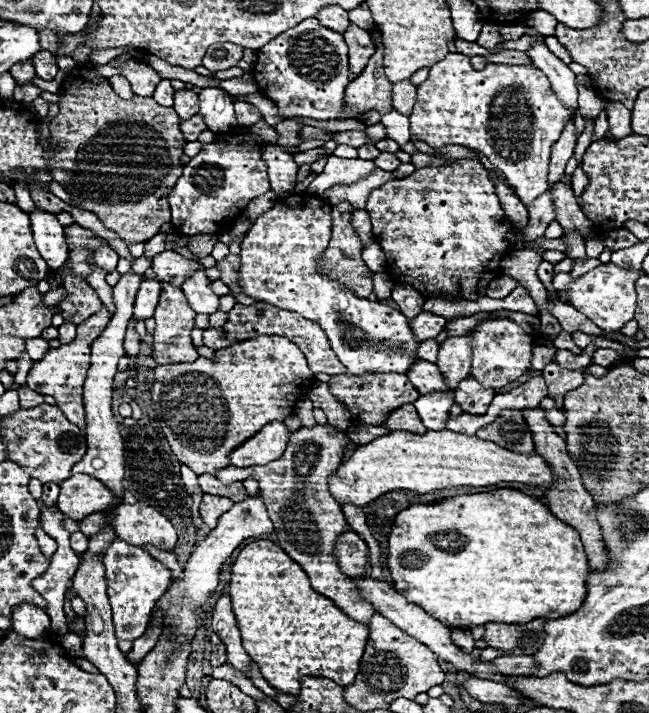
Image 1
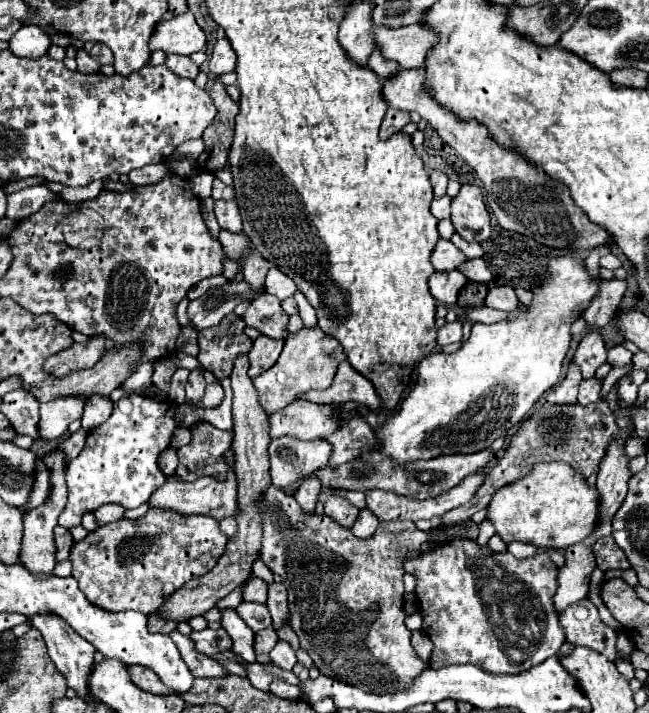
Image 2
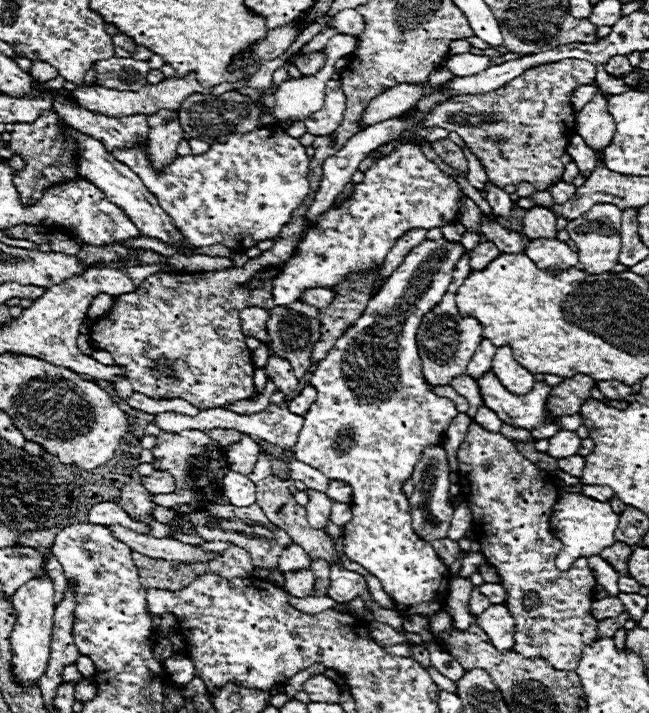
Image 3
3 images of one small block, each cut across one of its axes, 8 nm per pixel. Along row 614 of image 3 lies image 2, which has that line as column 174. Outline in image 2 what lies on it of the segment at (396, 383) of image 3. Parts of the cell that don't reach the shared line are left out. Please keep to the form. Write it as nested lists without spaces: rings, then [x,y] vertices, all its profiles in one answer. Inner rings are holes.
[[[138,394],[114,402],[112,416],[88,434],[82,452],[68,464],[68,504],[58,524],[66,530],[80,526],[82,516],[98,510],[102,504],[120,504],[124,508],[144,504],[150,494],[166,482],[166,476],[158,468],[158,454],[170,446],[176,430],[174,412],[176,404],[172,400],[162,402]]]

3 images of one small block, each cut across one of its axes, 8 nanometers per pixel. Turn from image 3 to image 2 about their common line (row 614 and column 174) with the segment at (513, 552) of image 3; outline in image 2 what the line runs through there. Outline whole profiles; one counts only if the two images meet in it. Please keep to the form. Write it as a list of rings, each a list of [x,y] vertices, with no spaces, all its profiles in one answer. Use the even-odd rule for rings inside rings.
[[[148,510],[138,520],[118,520],[90,532],[70,552],[72,576],[94,606],[110,612],[138,610],[154,614],[174,590],[210,572],[226,550],[228,538],[210,516],[182,516],[172,510]]]

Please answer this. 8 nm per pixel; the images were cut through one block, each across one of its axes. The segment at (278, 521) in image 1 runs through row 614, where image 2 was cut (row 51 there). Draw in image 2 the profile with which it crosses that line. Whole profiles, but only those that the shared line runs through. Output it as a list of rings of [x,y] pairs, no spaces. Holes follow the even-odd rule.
[[[368,2],[356,4],[340,24],[338,32],[338,40],[348,52],[348,56],[362,66],[366,66],[370,52],[374,50],[374,40],[370,34],[370,30],[374,30],[374,24],[370,12],[372,8]]]

